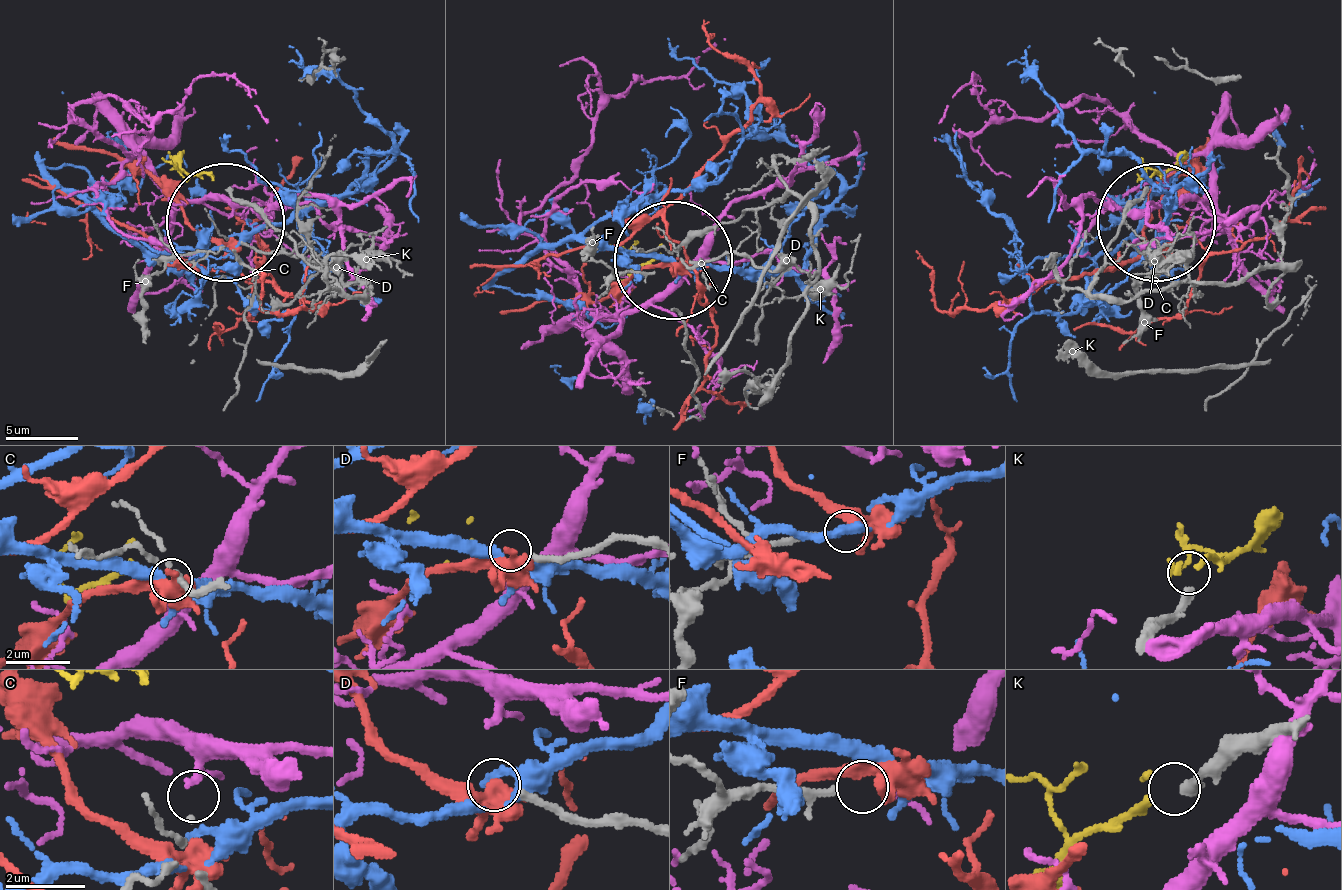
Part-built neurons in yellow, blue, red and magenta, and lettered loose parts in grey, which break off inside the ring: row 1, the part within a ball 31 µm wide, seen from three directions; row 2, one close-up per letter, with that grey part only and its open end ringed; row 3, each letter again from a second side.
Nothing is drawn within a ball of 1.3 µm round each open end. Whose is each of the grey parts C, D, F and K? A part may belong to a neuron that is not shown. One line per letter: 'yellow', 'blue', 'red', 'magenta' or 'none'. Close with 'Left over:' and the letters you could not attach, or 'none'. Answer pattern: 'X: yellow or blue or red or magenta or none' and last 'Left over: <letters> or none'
C: magenta
D: red
F: none
K: yellow
Left over: F

